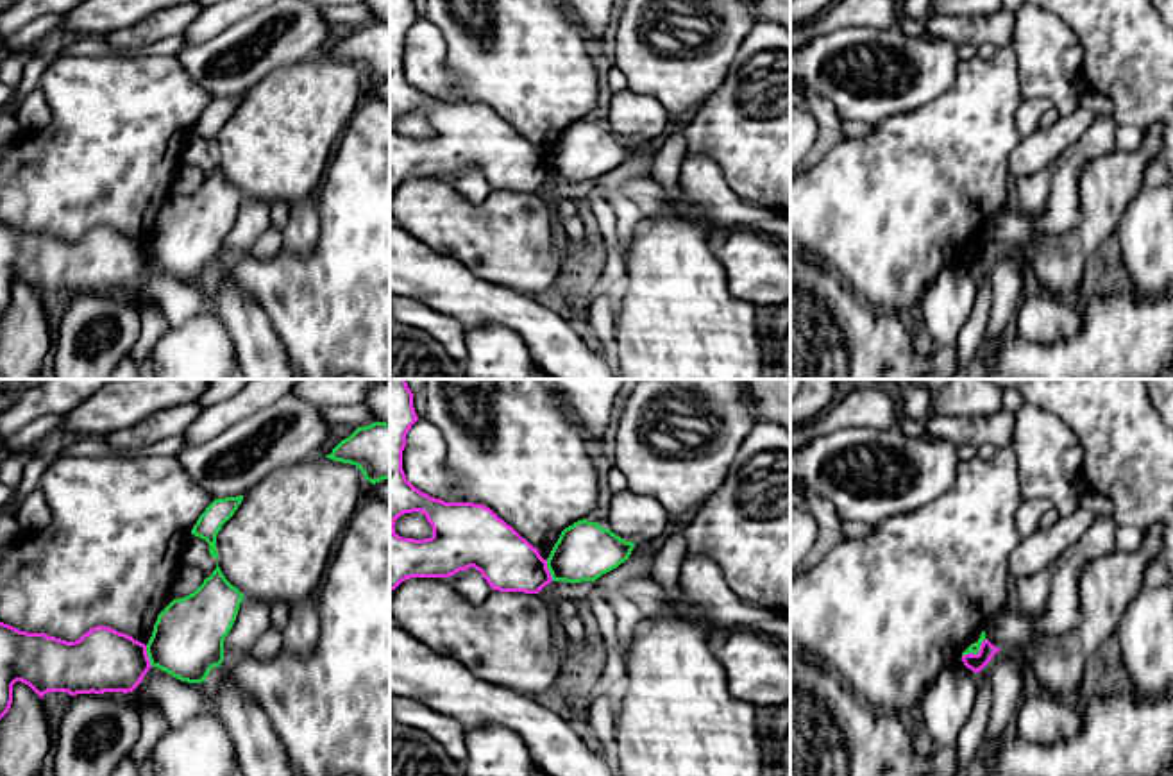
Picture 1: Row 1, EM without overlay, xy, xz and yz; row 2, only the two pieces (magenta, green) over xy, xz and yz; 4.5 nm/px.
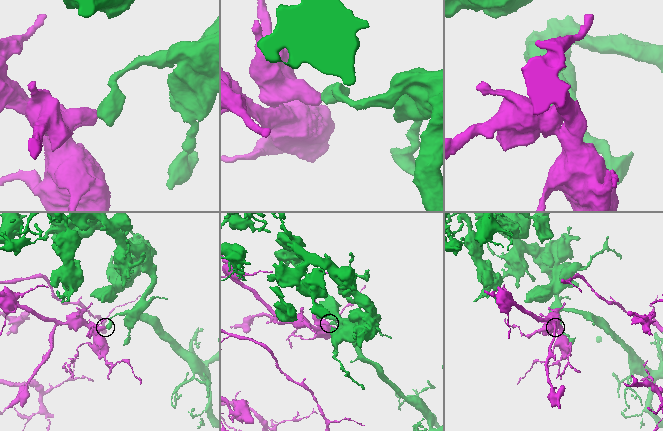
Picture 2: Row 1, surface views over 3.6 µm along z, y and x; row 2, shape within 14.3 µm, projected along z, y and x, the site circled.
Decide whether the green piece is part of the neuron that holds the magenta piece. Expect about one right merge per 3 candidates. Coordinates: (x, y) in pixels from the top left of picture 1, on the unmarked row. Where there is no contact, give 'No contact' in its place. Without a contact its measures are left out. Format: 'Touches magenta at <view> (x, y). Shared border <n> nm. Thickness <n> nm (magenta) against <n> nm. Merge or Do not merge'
Touches magenta at yz (975, 254). Shared border 150 nm. Thickness 80 nm (magenta) against 50 nm. Do not merge

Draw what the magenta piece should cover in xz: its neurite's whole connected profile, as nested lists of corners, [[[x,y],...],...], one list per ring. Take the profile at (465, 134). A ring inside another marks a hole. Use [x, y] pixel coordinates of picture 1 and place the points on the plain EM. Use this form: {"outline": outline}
{"outline": [[[390,0],[390,191],[409,177],[449,177],[474,166],[492,190],[538,193],[553,181],[547,159],[497,113],[435,98],[406,79],[402,50],[417,20],[413,0]],[[413,111],[426,114],[431,138],[395,132],[395,120]]]}

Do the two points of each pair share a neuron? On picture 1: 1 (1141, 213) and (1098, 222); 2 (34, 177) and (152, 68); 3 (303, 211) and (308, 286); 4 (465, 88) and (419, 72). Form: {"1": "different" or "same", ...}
{"1": "different", "2": "same", "3": "different", "4": "different"}

